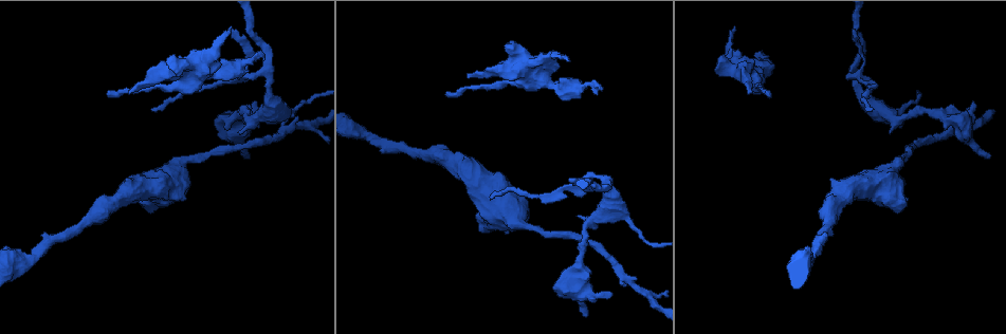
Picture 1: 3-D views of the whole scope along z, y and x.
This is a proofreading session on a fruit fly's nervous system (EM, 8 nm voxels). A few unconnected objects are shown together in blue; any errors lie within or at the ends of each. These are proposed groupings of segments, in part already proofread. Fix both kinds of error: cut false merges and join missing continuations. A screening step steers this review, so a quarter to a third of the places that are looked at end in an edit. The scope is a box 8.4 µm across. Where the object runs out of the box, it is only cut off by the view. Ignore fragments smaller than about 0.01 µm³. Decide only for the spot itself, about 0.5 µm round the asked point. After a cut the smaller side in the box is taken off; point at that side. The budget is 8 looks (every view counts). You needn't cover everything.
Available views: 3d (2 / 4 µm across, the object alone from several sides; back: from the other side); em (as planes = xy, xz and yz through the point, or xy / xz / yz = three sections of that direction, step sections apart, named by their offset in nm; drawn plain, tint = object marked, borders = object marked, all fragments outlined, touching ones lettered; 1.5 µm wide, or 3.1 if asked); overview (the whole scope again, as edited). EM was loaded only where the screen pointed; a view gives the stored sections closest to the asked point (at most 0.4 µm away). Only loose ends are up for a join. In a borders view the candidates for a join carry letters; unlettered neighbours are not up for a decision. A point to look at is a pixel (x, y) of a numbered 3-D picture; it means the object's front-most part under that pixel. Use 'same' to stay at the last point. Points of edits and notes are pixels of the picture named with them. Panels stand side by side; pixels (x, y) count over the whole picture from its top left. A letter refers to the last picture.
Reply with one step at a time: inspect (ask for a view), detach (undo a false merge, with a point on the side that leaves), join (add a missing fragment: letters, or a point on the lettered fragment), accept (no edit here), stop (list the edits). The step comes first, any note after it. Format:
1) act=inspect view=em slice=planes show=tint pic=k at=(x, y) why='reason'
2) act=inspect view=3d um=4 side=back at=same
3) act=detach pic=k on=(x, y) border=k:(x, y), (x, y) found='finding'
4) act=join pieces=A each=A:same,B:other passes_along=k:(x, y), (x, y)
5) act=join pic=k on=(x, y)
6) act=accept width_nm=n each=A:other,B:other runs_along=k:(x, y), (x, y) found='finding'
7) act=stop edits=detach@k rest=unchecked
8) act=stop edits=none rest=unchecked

act=inspect view=em slice=planes show=borders pic=1 at=(240, 118) why='abrupt turn'

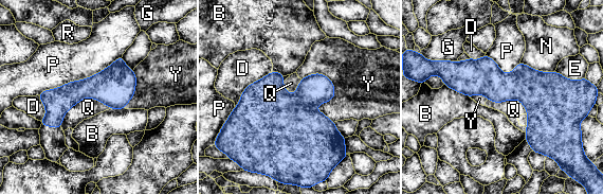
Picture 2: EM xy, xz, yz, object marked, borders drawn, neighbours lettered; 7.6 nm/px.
act=accept longest_contact=P:700nm each=B:other,D:other,E:other,G:other,N:other,P:other,Q:other,R:other,Y:other runs_along=2:(442, 74), (566, 89) found='all the same neuron'

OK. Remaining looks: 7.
act=inspect view=em slice=planes show=borders pic=1 at=(154, 112) why='an open end'

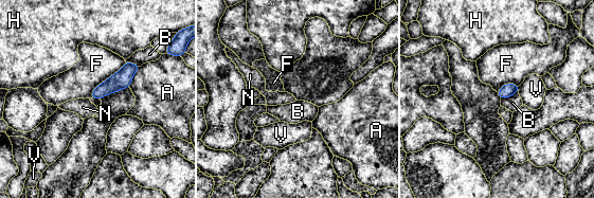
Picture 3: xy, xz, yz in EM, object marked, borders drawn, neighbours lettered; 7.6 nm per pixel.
act=accept each=A:other,B:other,F:other,H:other,N:other,V:other runs_along=3:(134, 67), (118, 82), (94, 95) found='none of them fits'

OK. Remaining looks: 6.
act=inspect view=em slice=yz step=8 show=borders pic=1 at=(263, 55) why='thin end'

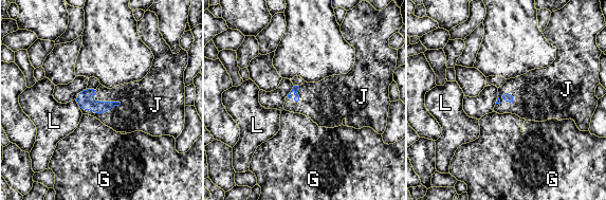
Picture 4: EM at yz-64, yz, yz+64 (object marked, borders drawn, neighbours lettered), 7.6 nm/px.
act=inspect view=em slice=planes show=borders at=same why='cut it another way'

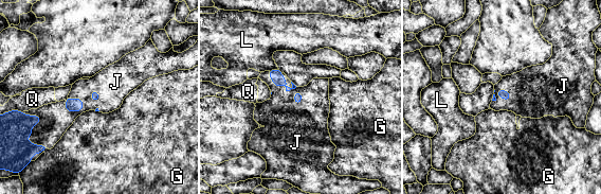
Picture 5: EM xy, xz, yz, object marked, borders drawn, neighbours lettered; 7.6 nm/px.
act=join pic=5 on=(281, 118) each=G:other,J:same,L:other,Q:other found='it goes on there'

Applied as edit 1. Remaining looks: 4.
act=stop edits=join@5 rest=unchecked

